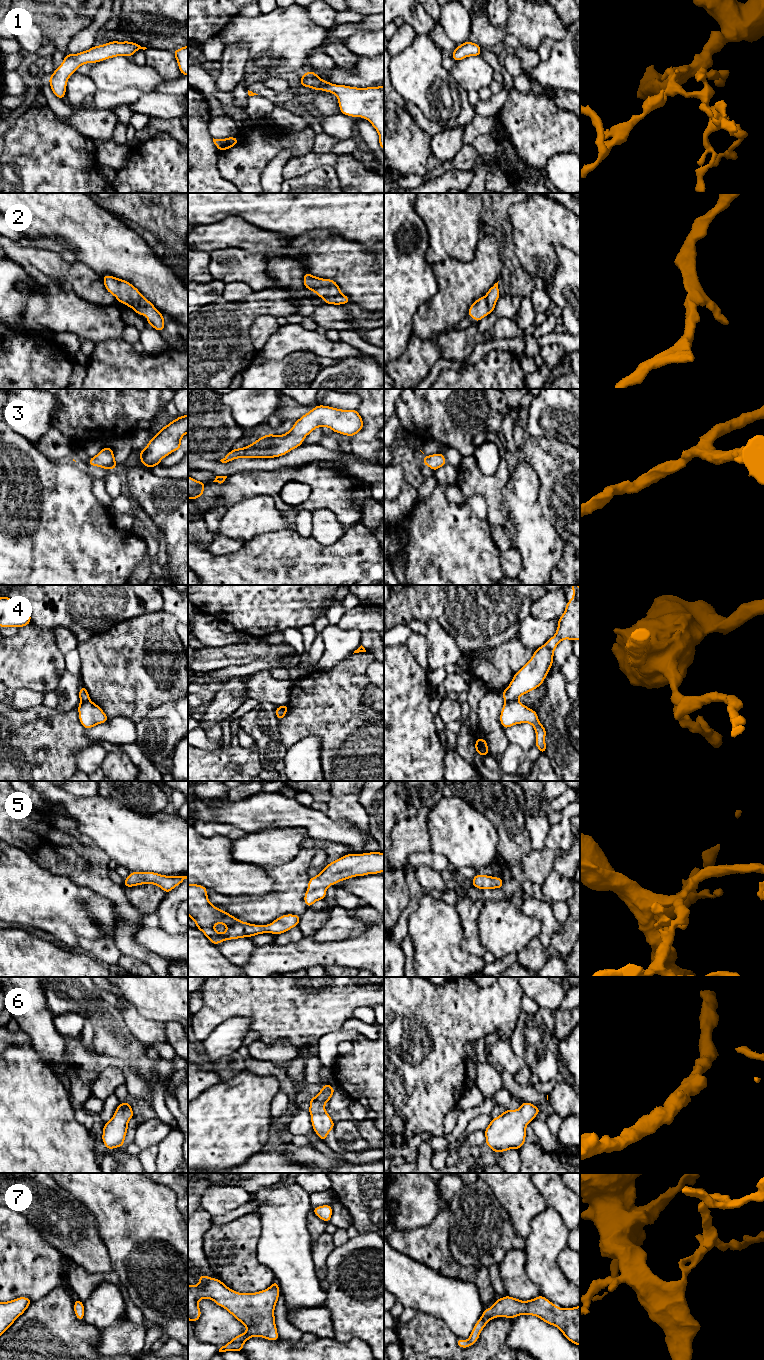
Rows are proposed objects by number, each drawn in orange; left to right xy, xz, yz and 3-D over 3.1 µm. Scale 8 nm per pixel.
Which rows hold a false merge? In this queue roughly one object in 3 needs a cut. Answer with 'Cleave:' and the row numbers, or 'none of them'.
Cleave: 4

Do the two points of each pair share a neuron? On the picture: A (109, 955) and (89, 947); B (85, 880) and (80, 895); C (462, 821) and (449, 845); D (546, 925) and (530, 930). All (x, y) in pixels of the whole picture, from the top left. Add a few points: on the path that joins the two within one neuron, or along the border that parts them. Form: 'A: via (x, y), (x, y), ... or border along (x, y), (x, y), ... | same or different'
A: via (109, 948), (102, 942), (96, 942) | same
B: border along (80, 884), (104, 898) | different
C: via (457, 827), (457, 837), (455, 839) | same
D: border along (523, 911), (539, 922), (539, 935) | different

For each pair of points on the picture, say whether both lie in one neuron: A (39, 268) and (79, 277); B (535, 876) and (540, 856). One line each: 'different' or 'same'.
A: same
B: same

